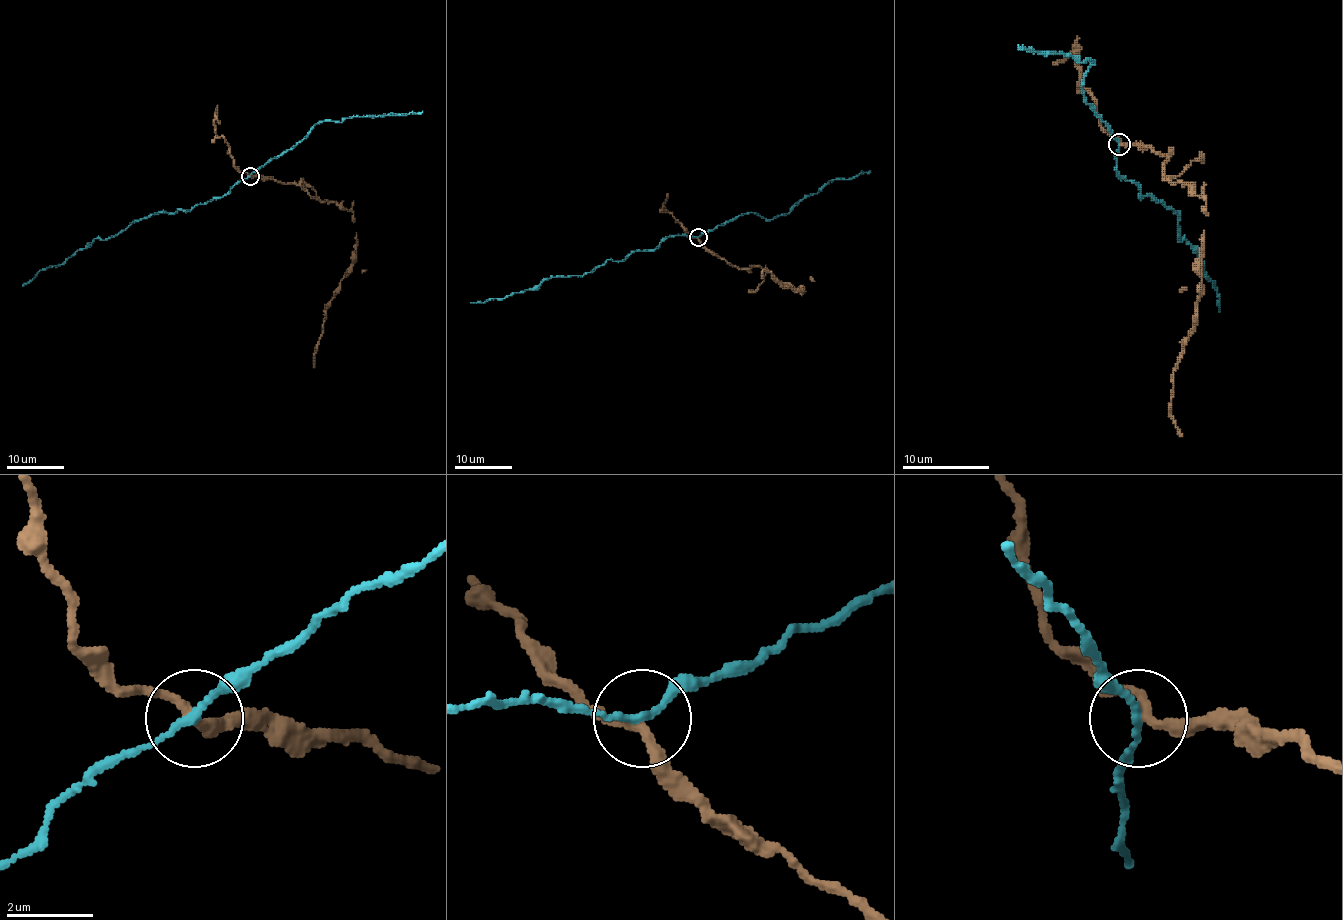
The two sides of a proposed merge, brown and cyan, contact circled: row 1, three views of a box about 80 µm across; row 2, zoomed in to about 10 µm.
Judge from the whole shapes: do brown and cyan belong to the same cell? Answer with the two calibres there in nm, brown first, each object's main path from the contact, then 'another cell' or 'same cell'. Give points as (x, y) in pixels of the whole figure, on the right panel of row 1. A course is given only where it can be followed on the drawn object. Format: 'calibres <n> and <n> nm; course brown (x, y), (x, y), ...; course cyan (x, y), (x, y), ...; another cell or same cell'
calibres 240 and 150 nm; course brown (1119, 143), (1167, 154), (1164, 176), (1188, 185), (1206, 202), (1197, 322), (1173, 373), (1171, 418), (1182, 436); course cyan (1119, 143), (1116, 174), (1178, 215), (1180, 241), (1199, 255), (1219, 311); another cell

